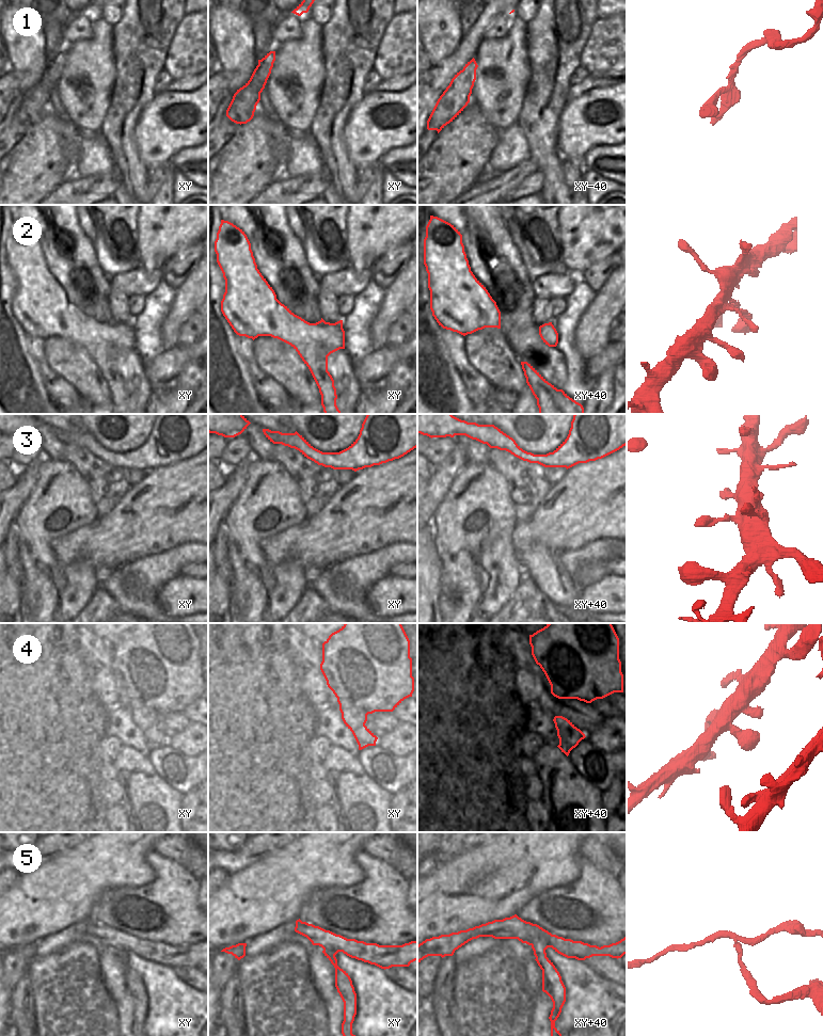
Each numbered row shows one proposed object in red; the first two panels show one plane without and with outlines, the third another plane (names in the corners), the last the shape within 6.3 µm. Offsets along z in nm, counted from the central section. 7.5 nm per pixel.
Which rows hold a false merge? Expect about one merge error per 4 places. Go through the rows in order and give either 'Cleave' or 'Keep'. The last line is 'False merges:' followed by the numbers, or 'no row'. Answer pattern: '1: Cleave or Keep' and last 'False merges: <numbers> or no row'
1: Keep
2: Keep
3: Keep
4: Keep
5: Cleave
False merges: 5

